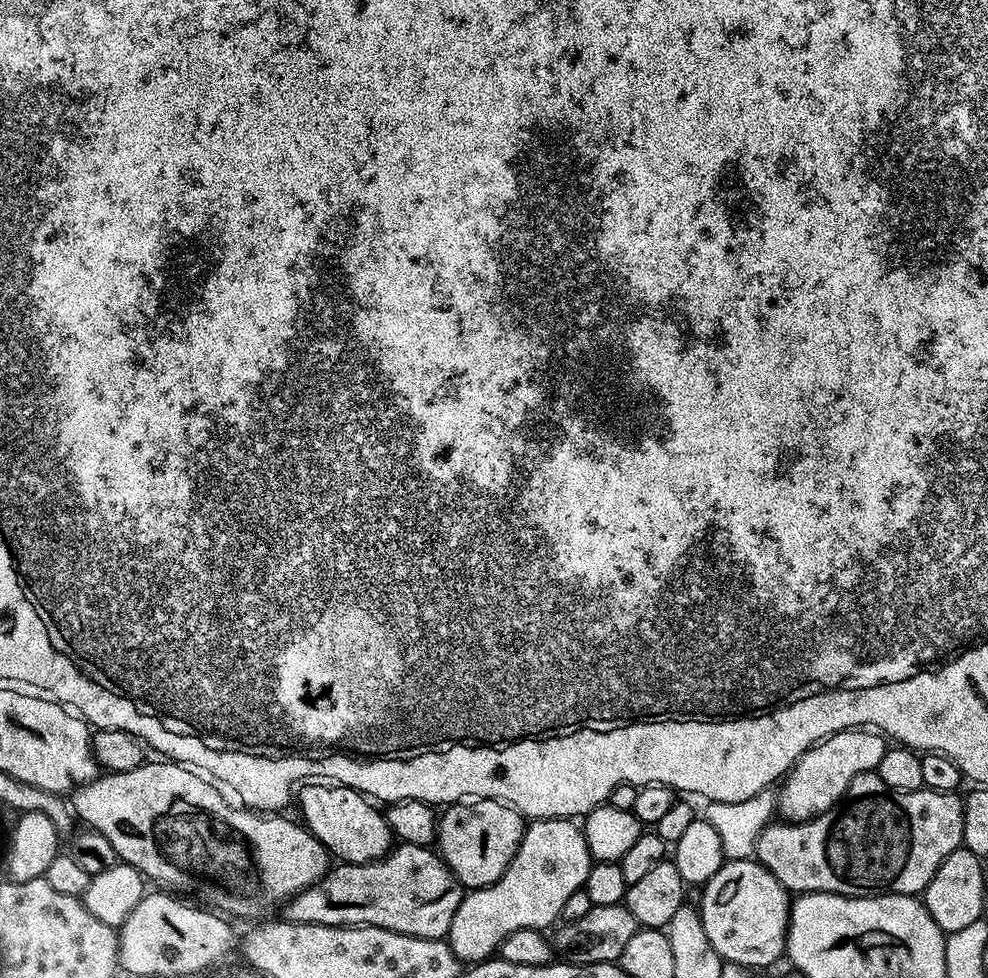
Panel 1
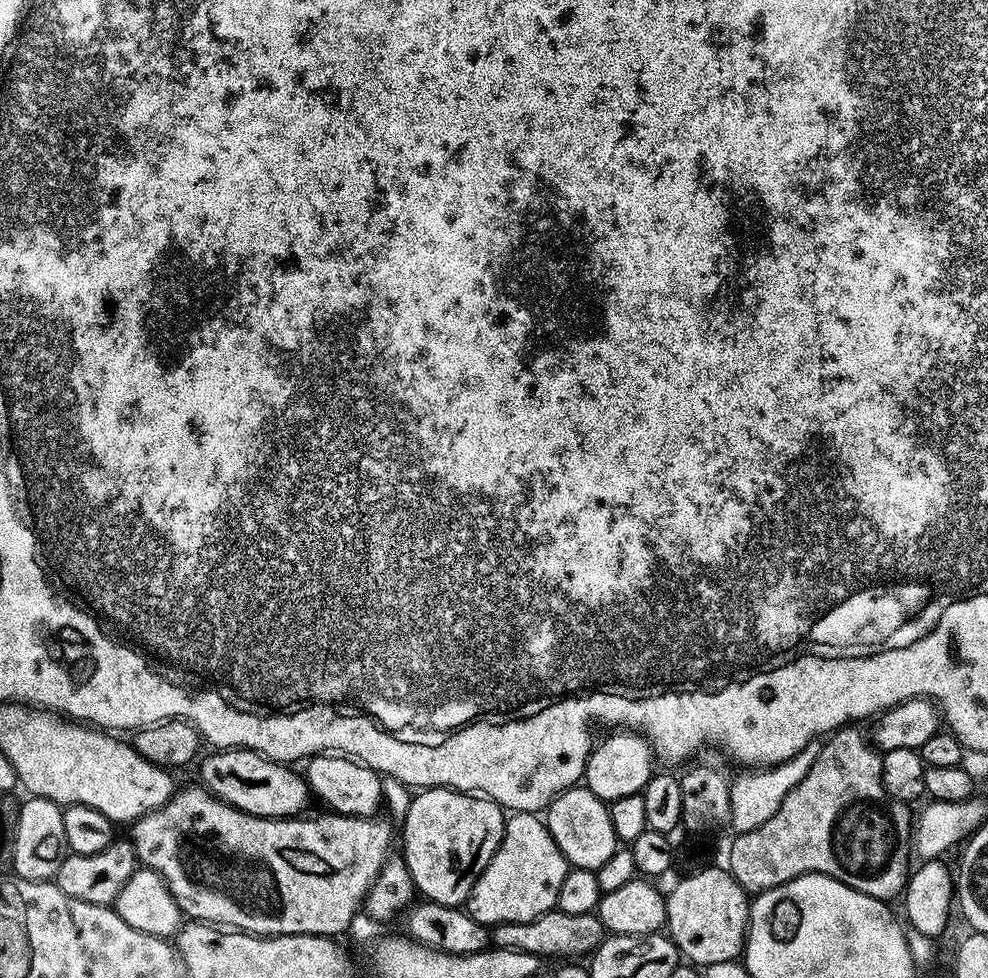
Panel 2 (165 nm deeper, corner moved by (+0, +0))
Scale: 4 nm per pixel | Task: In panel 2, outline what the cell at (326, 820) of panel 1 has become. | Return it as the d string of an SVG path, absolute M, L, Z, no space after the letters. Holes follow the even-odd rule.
M249 748L219 749L200 764L199 783L213 796L256 817L294 818L312 795L303 775L281 761L274 761Z

